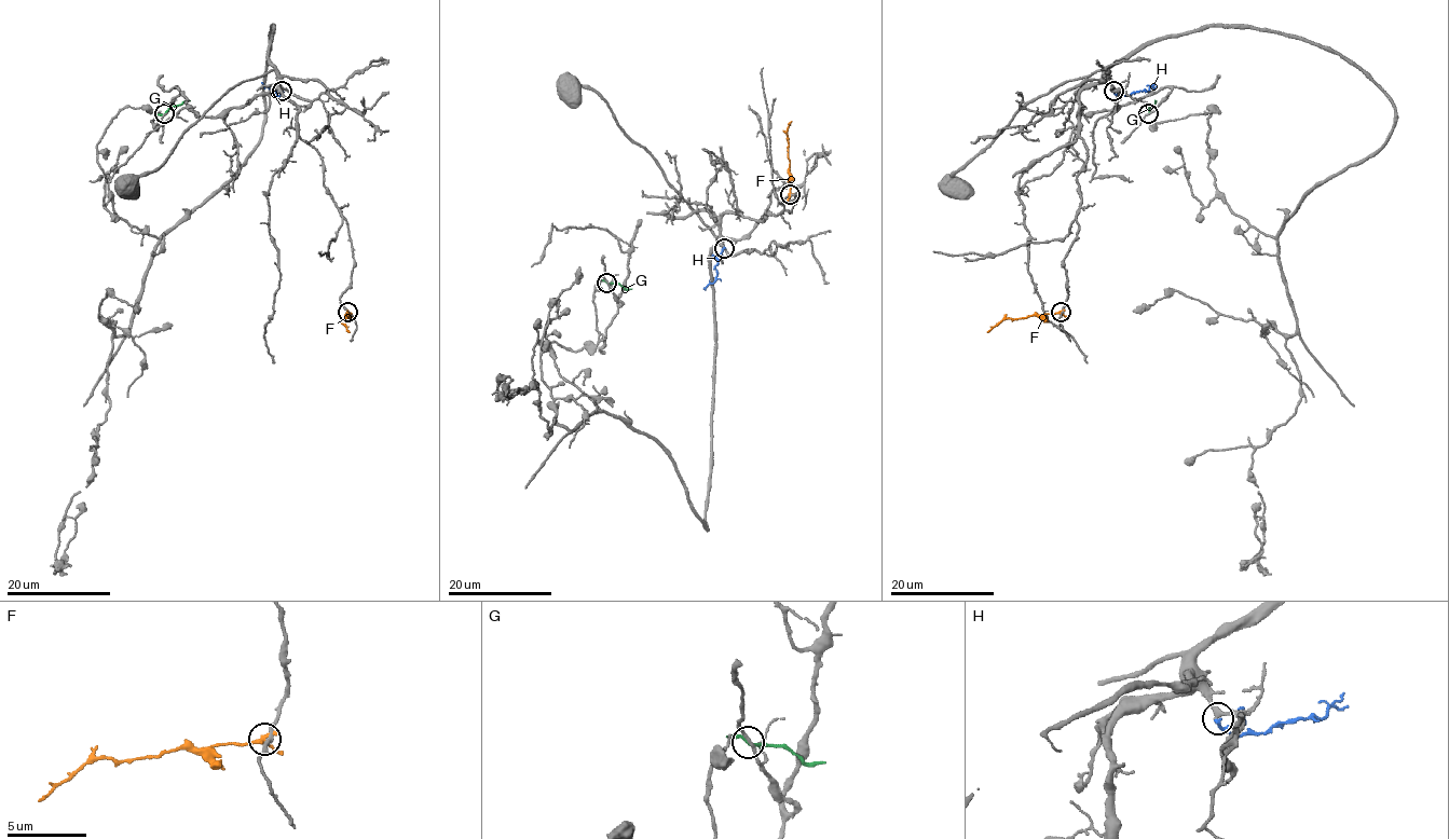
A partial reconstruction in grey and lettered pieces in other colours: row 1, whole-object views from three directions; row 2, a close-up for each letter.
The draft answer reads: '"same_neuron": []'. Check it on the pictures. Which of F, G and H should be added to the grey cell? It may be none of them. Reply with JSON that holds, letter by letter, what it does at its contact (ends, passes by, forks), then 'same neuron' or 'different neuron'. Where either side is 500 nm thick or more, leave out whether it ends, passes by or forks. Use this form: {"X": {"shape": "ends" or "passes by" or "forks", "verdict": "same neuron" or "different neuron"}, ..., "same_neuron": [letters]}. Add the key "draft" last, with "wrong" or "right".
{"F": {"shape": "passes by", "verdict": "different neuron"}, "G": {"shape": "passes by", "verdict": "different neuron"}, "H": {"shape": "ends", "verdict": "same neuron"}, "same_neuron": ["H"], "draft": "wrong"}

